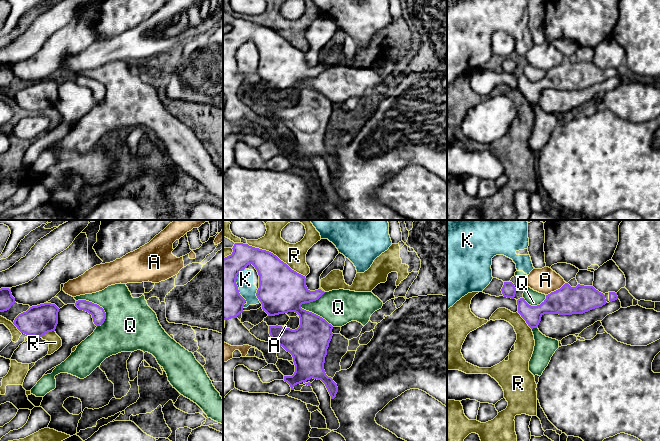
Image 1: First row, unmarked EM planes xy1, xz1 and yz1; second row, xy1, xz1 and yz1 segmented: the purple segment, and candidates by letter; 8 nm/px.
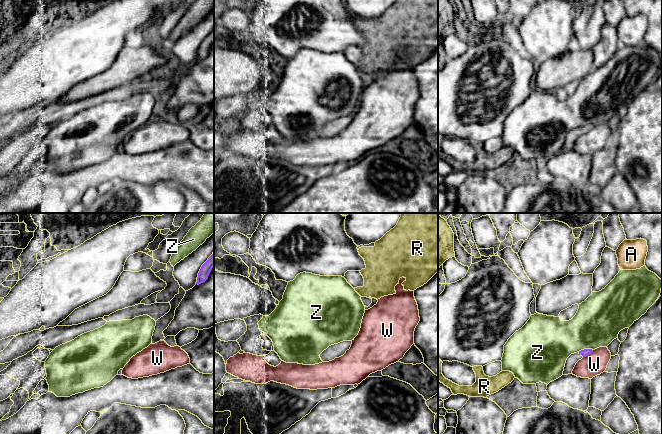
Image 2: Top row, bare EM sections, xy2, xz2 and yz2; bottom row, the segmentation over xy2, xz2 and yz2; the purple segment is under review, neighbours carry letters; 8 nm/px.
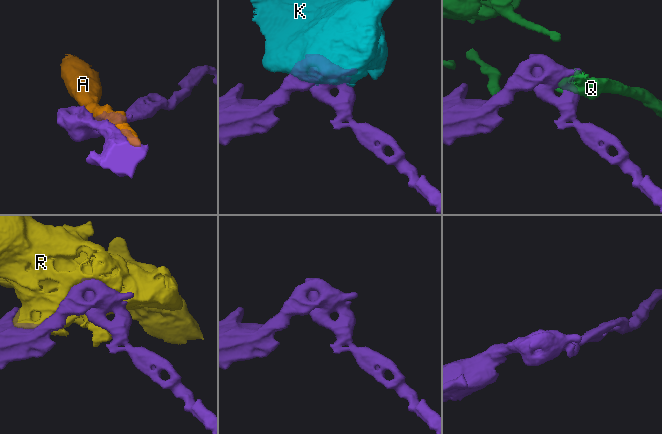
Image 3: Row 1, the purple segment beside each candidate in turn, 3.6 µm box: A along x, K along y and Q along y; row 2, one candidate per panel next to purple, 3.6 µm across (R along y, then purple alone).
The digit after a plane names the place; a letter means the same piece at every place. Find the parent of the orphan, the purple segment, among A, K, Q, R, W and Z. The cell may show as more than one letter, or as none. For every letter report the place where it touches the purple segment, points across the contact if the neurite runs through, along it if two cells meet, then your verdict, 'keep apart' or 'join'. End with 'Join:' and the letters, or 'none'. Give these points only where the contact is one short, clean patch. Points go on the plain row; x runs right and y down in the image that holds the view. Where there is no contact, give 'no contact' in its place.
A: yz1 (556, 66) | keep apart
K: xz1 (256, 71) | keep apart
Q: xz1 (315, 90) | keep apart
R: xz1 (275, 31) | keep apart
W: yz2 (588, 130) | along yz2 (593, 126), (583, 133) | keep apart
Z: yz2 (585, 125) | keep apart
Join: none

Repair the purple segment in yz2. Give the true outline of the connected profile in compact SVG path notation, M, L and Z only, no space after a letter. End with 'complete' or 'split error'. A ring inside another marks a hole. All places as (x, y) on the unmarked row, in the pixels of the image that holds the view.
M584 125L577 129L571 130L566 136L563 151L572 150L572 147L573 147L576 139L579 136L581 136L583 133L586 133L589 130L591 130L592 128L593 128L592 125Z; split error

